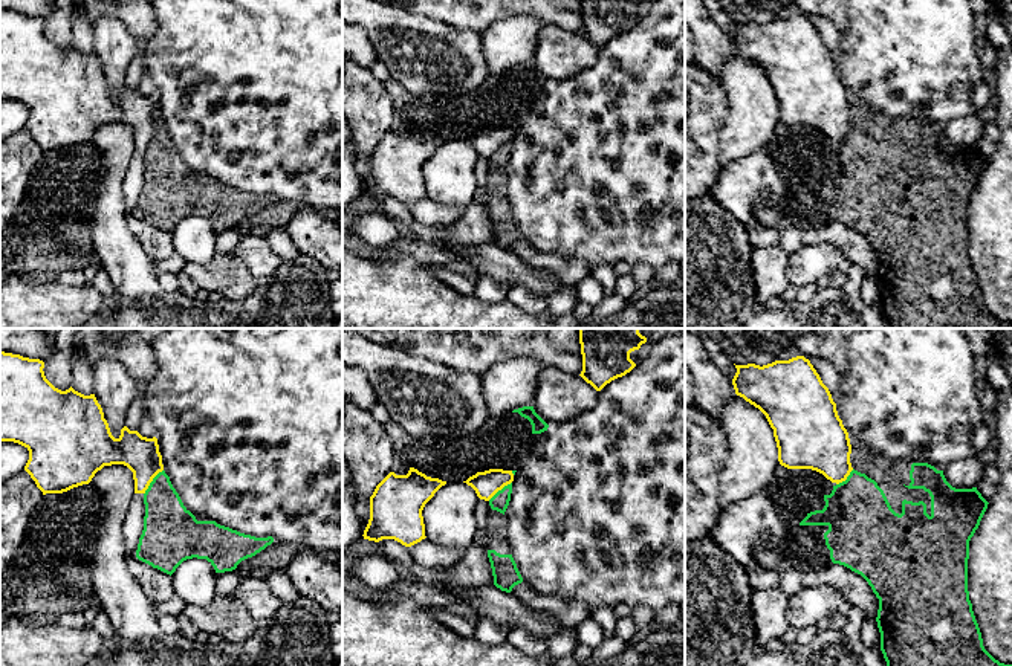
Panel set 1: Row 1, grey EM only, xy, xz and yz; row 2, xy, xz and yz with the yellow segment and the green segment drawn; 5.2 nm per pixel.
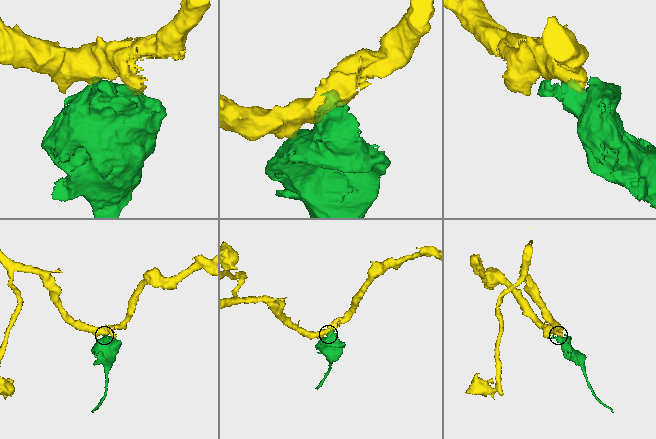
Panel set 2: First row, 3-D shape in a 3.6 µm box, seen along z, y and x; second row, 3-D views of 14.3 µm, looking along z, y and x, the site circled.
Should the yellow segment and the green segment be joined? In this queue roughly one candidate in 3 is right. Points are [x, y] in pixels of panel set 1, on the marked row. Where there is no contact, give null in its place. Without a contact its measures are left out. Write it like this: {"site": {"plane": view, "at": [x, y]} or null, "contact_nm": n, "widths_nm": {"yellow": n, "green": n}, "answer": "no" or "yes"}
{"site": {"plane": "xy", "at": [152, 480]}, "contact_nm": 170, "widths_nm": {"yellow": 190, "green": 260}, "answer": "no"}

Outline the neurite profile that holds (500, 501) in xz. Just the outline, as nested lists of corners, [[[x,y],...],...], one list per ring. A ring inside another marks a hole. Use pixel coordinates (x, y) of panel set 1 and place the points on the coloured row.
[[[512,483],[504,486],[489,500],[491,509],[504,515],[511,501],[511,493],[512,493]]]

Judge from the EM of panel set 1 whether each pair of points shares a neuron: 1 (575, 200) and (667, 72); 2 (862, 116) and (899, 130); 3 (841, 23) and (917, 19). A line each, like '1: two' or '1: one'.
1: one
2: one
3: two

